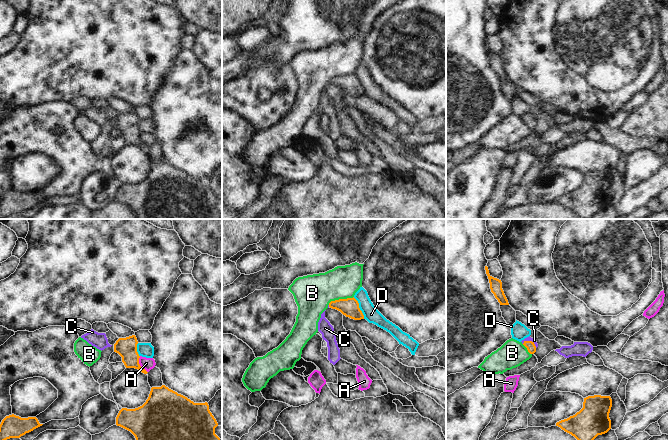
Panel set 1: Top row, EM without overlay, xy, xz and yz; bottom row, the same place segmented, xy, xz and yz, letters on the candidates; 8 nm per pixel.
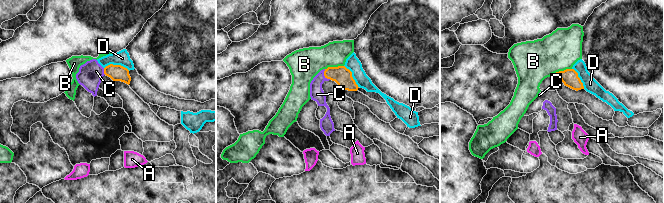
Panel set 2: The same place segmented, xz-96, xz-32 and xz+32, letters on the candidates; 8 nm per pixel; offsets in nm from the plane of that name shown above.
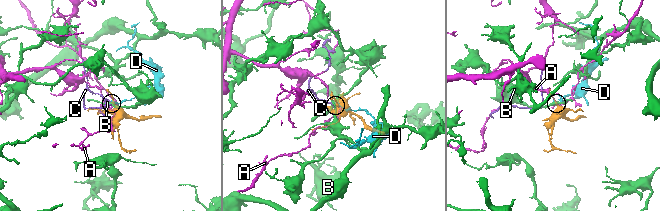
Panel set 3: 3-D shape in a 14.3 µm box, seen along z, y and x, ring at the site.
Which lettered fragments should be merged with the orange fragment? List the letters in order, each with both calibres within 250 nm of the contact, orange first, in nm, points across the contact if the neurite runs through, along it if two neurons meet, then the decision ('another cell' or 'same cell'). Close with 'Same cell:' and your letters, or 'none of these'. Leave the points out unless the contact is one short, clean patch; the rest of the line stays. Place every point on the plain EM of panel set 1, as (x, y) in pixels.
A: 160/100 nm | another cell
B: 150/300 nm | along xz (353, 72), (335, 75), (328, 80) | another cell
C: 70/40 nm | across yz (530, 121), (530, 117), (529, 114) | same cell
D: 150/120 nm | along xz (353, 73), (357, 77), (364, 94) | another cell
Same cell: C

